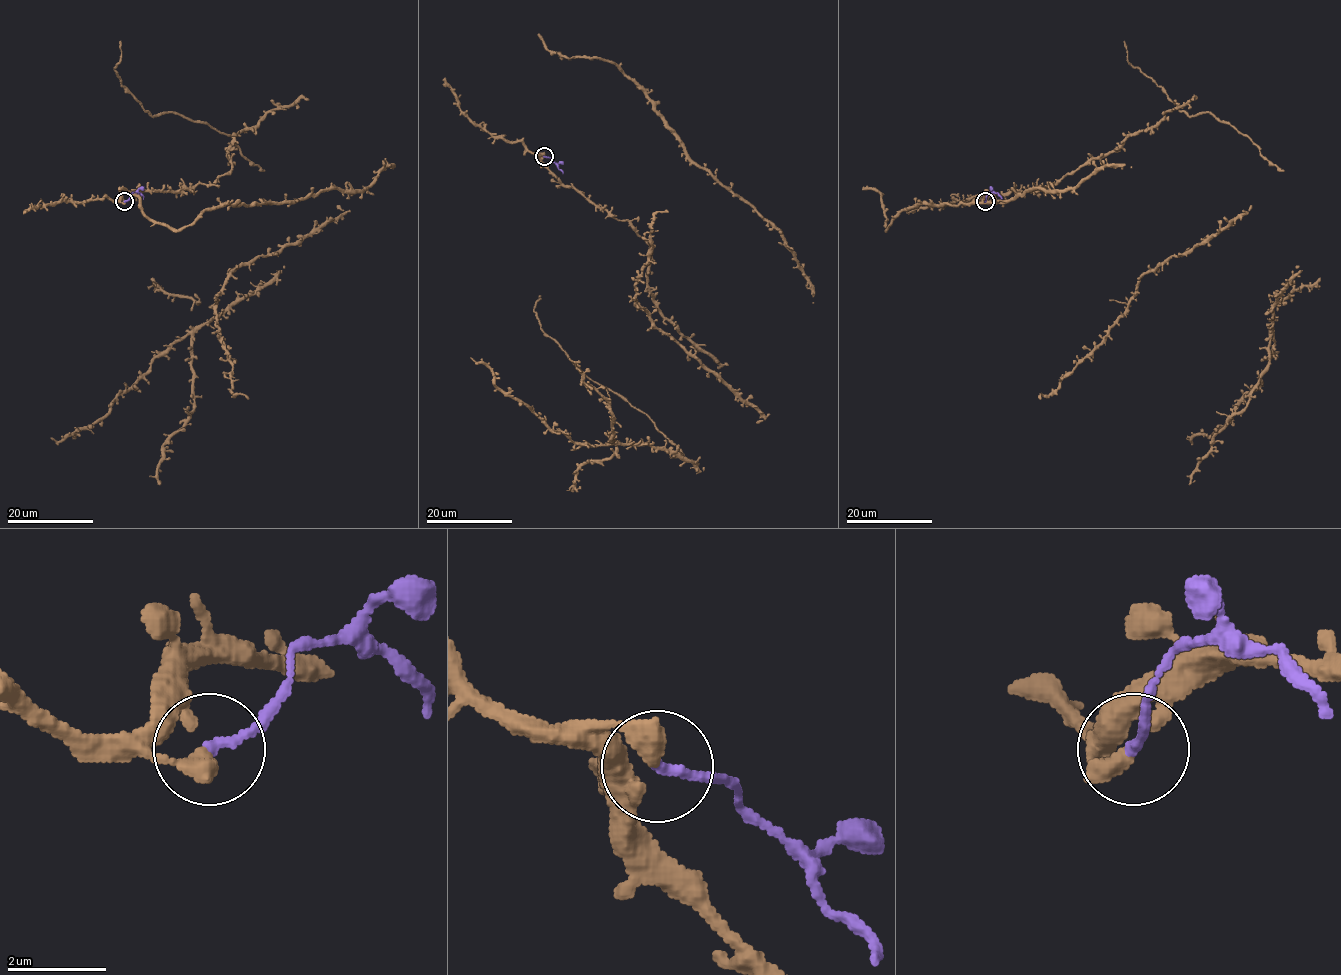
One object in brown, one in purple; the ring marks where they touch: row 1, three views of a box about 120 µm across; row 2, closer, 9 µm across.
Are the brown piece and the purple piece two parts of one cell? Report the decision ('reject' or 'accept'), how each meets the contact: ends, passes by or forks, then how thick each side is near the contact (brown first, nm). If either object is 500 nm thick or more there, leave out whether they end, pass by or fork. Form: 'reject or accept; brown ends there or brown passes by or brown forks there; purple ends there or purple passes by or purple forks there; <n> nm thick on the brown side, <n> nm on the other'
reject; brown ends there; purple ends there; 440 nm thick on the brown side, 200 nm on the other

